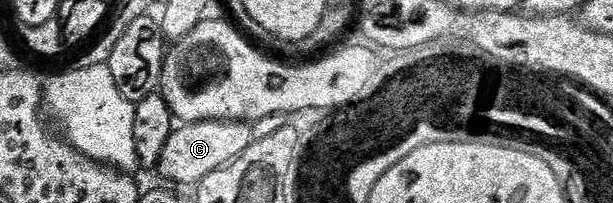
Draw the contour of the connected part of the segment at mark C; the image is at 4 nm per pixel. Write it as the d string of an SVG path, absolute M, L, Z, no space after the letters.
M203 120L193 124L181 123L173 127L169 140L162 147L158 172L169 180L167 181L169 185L195 186L210 174L214 174L214 170L237 160L252 145L254 139L252 128L251 123L242 120Z

